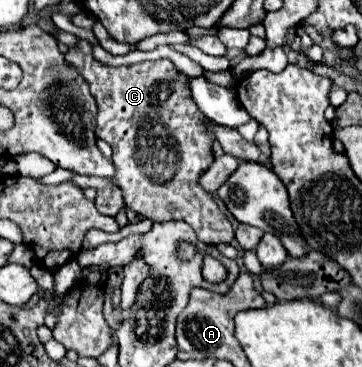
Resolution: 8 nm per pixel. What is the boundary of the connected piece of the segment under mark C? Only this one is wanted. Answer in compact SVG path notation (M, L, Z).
M77 40L65 58L89 82L91 94L97 100L97 138L113 148L115 184L123 190L125 204L153 222L187 222L205 244L231 244L235 232L229 220L213 196L197 184L197 178L215 158L211 154L213 138L201 128L205 116L191 100L187 76L171 60L107 66L93 58L93 48L87 40Z

